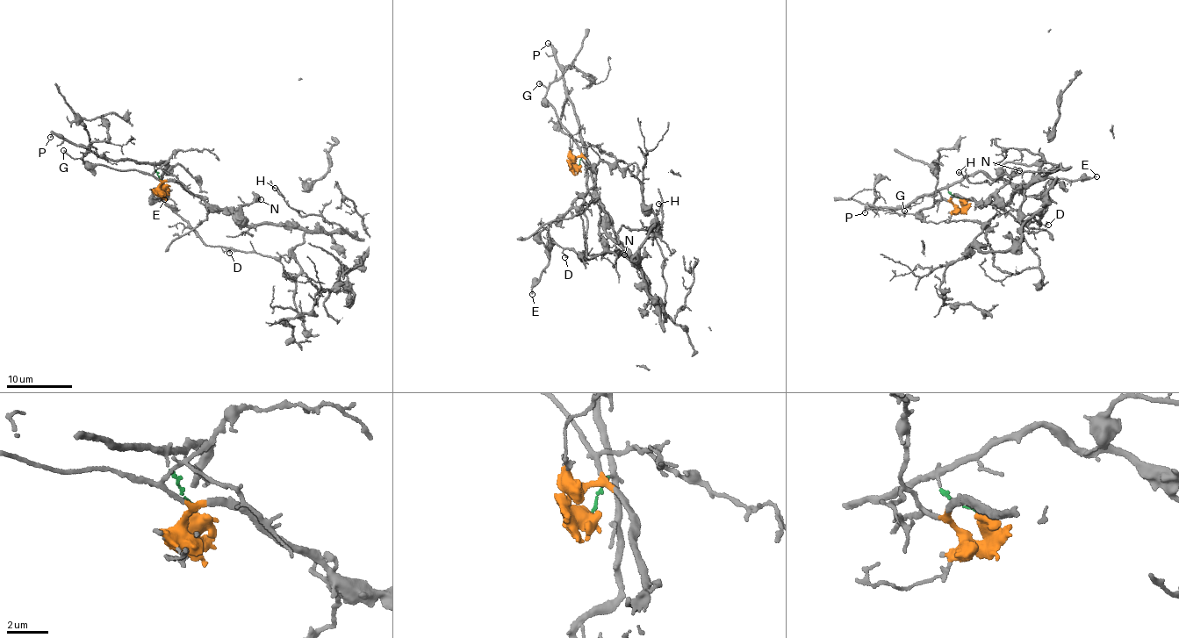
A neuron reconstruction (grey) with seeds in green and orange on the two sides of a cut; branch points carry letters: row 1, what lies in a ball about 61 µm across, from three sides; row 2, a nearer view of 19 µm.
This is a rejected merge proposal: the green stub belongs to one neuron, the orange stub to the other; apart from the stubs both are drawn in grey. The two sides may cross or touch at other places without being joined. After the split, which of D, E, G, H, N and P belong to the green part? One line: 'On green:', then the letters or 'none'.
On green: D, E, P

